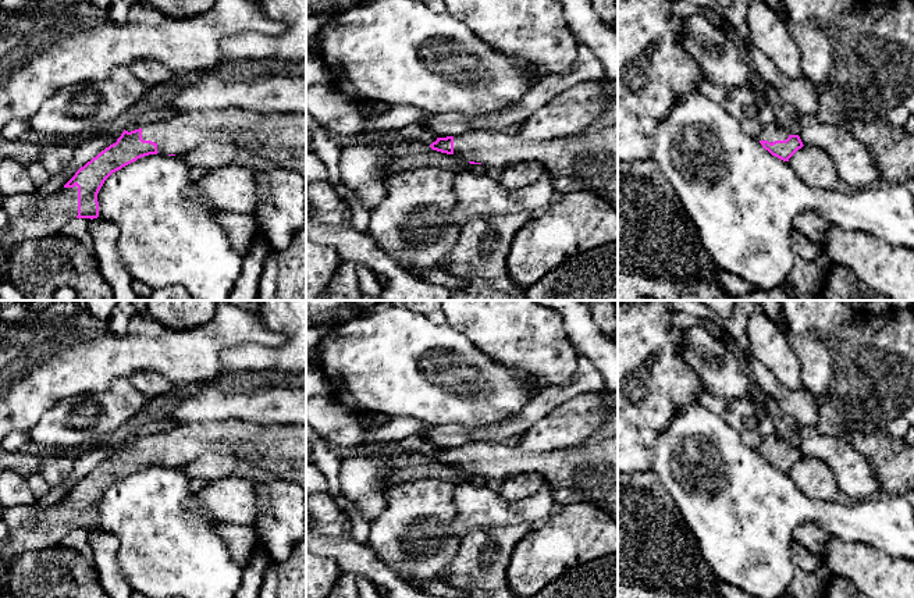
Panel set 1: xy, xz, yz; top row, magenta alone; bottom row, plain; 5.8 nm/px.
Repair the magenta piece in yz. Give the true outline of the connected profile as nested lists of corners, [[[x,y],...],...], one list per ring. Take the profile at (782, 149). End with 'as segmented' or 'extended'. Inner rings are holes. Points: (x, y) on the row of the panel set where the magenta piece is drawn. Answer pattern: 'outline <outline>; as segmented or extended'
outline [[[778,122],[765,125],[758,140],[765,150],[783,161],[789,161],[804,146],[799,135],[790,135]]]; extended

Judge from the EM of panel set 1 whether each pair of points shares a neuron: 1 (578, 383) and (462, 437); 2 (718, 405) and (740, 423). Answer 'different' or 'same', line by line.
1: same
2: same

